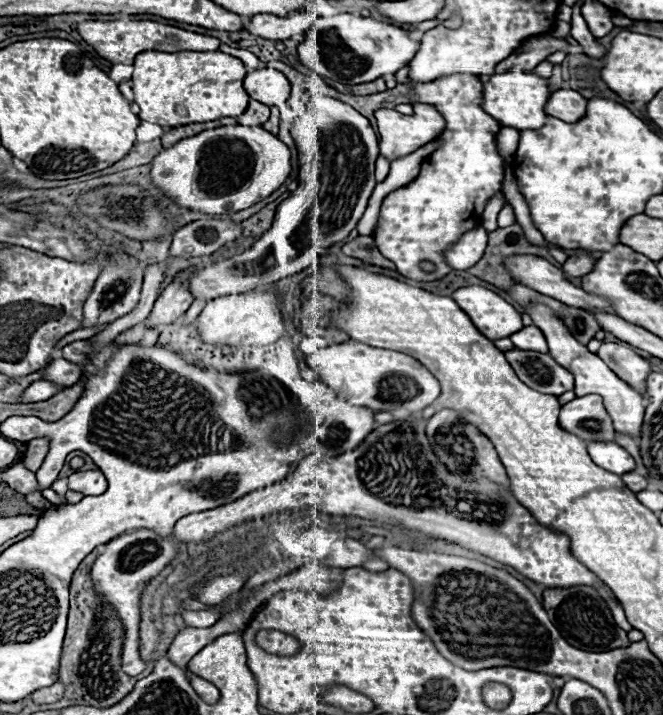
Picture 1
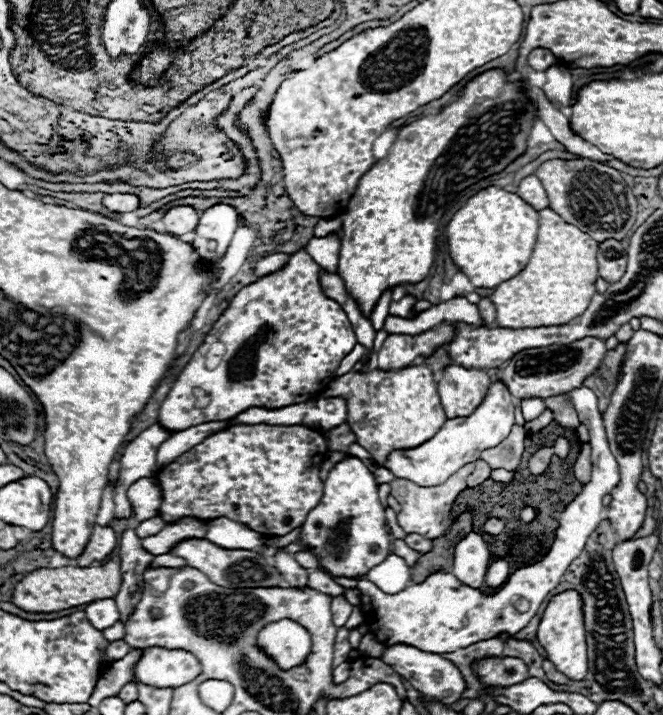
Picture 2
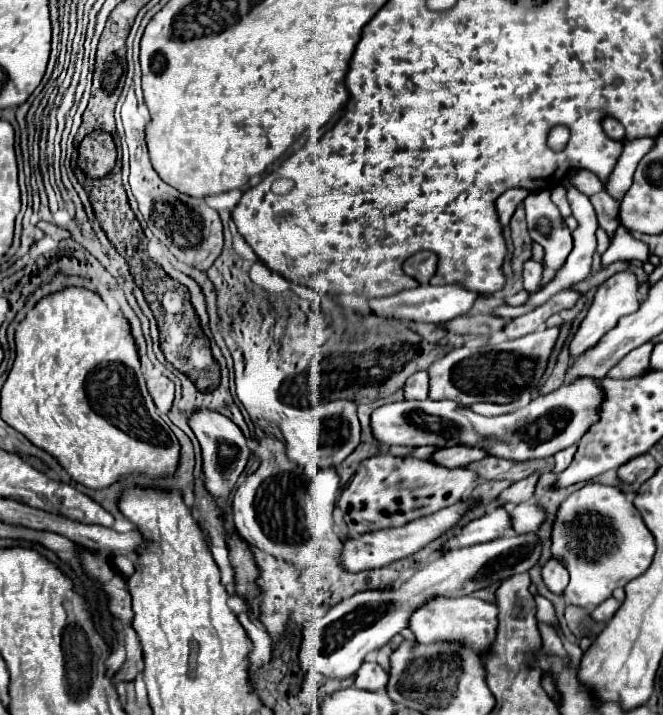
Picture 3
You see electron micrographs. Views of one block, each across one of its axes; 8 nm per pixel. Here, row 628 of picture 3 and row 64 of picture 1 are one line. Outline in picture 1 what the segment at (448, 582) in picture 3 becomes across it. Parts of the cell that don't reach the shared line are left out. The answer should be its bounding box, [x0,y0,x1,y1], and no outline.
[298,14,420,84]

